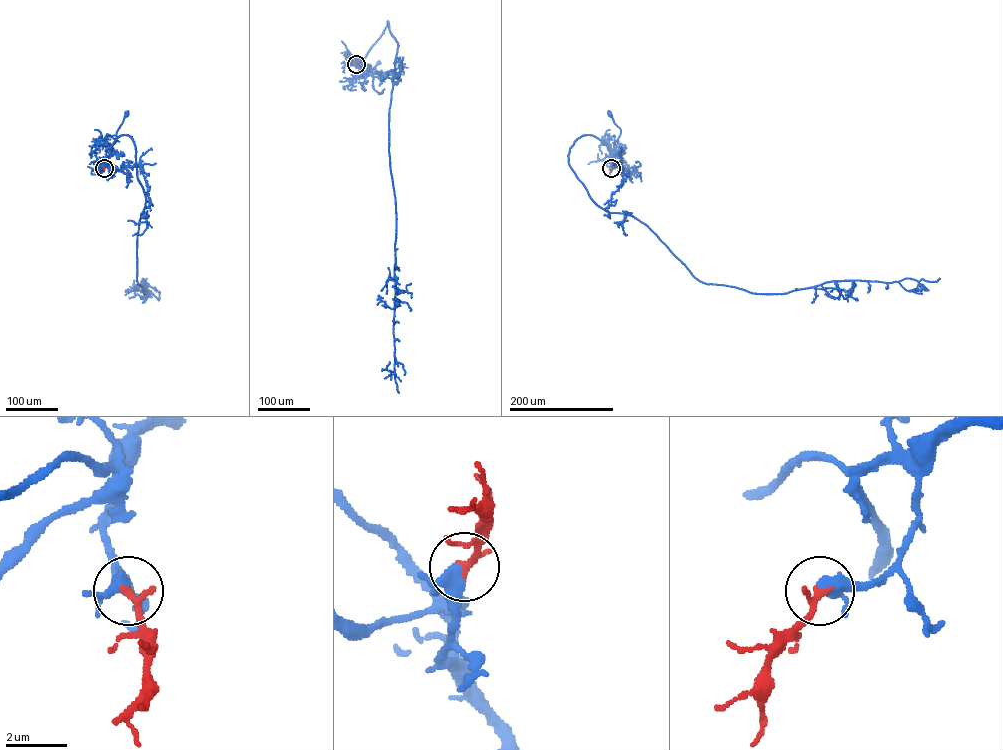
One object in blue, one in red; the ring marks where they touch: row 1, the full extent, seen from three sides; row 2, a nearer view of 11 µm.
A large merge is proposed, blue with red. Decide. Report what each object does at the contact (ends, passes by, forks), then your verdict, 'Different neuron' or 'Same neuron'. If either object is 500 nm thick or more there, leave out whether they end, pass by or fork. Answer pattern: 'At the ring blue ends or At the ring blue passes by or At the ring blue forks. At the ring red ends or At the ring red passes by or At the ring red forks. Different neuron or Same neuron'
At the ring blue passes by. At the ring red ends. Same neuron

